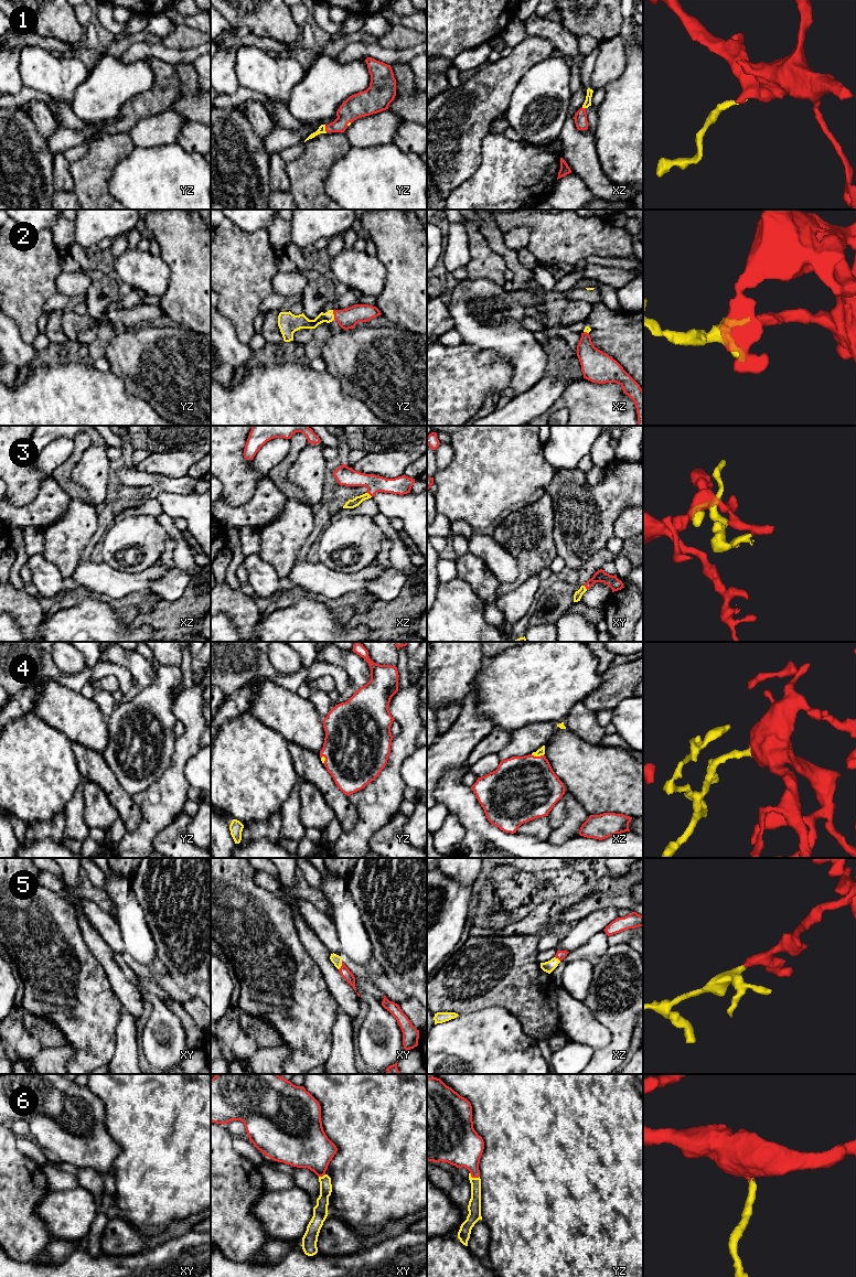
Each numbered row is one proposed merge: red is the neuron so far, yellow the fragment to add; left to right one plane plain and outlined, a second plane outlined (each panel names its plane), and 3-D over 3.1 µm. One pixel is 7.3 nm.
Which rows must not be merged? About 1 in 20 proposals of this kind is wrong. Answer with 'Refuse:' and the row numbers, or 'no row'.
Refuse: no row

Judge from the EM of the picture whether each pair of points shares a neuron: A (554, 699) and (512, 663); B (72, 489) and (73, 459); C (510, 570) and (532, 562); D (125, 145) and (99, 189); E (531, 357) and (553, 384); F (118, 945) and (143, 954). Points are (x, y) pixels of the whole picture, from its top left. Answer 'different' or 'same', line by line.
A: same
B: same
C: different
D: same
E: different
F: different

